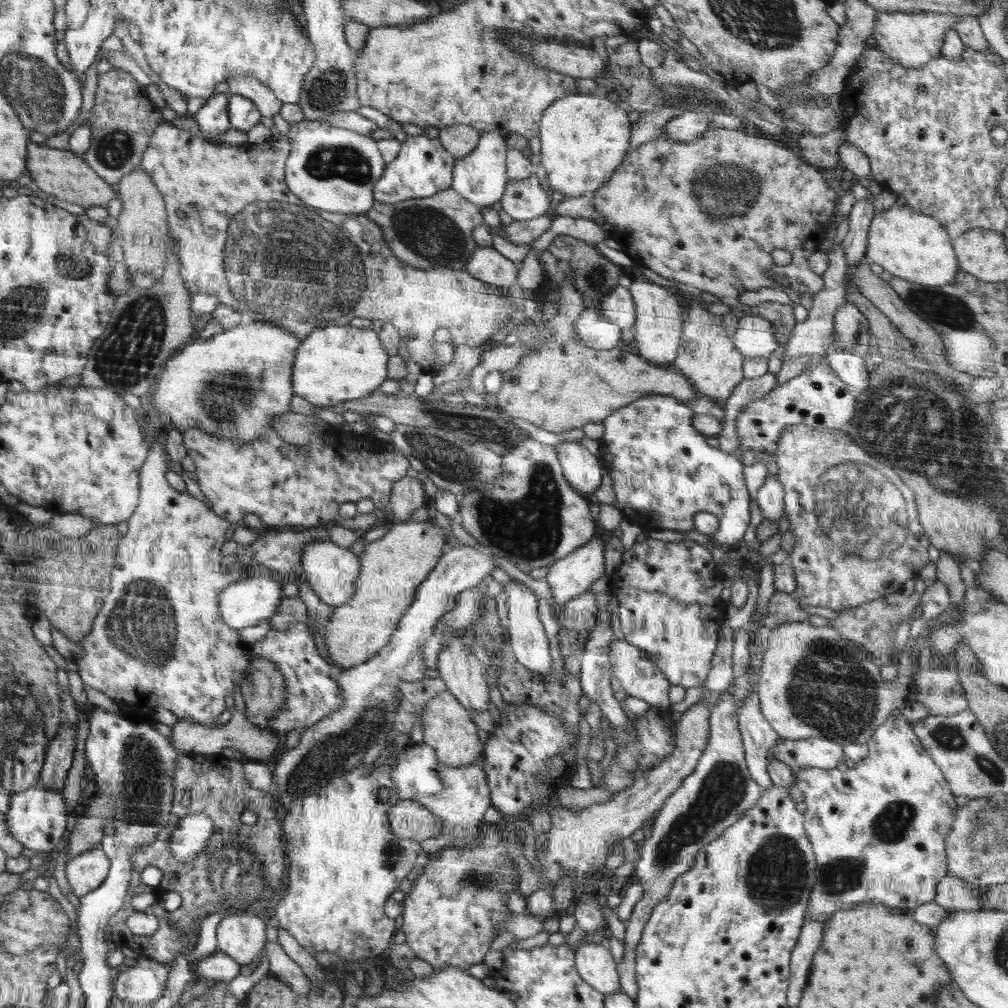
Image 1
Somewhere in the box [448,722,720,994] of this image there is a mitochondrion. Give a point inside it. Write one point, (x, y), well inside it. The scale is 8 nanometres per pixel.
(486, 880)

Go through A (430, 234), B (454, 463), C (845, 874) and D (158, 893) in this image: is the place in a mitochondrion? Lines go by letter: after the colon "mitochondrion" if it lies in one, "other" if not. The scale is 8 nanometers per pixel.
A: mitochondrion
B: mitochondrion
C: mitochondrion
D: other

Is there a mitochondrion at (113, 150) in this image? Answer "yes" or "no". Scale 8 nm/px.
yes

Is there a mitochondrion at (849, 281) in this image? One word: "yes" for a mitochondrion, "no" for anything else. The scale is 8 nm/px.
no

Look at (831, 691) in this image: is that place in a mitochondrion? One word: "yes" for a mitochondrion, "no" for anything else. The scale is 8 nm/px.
yes

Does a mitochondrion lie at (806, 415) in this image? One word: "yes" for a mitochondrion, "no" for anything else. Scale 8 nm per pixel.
no

